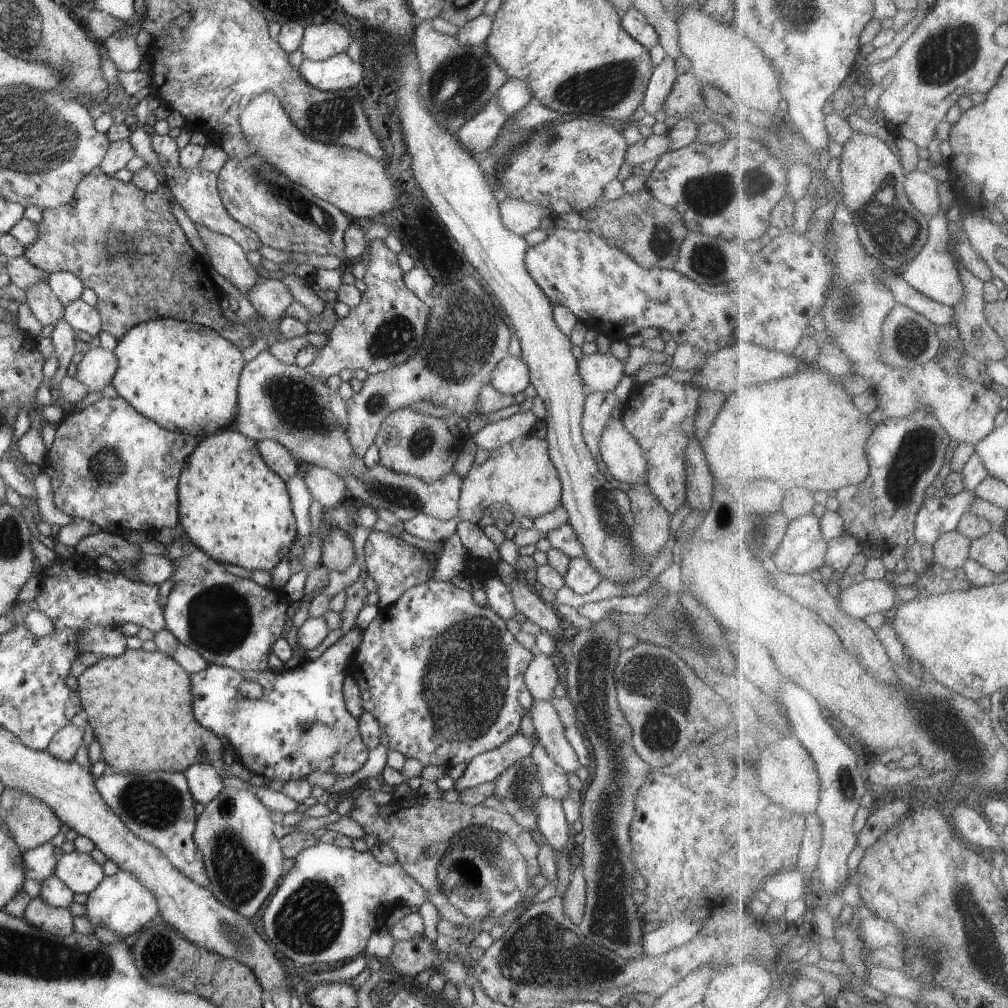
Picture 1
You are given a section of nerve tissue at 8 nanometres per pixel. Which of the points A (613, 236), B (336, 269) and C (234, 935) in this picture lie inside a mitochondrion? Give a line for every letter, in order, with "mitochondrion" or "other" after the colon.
A: other
B: other
C: mitochondrion

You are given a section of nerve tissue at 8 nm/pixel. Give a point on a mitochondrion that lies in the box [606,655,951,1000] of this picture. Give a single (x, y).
(929, 953)

